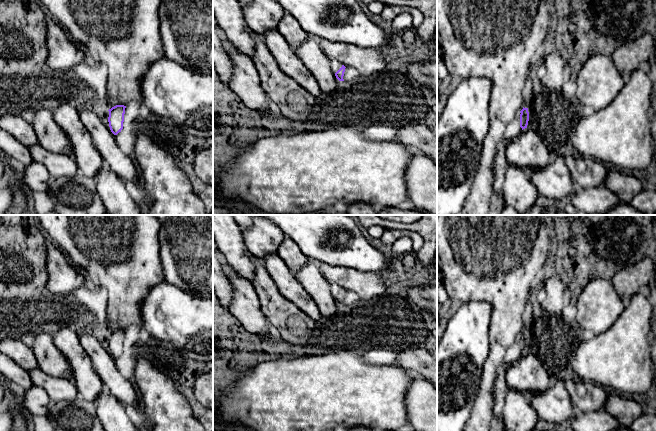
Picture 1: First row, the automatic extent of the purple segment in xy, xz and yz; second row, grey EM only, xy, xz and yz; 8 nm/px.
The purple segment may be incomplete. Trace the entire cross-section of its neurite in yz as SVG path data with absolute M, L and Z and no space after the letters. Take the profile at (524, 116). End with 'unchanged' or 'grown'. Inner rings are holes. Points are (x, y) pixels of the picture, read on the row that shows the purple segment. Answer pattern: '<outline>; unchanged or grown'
M523 107L523 109L515 115L513 121L508 125L506 138L497 144L496 156L493 163L493 175L497 181L497 189L500 192L502 191L505 174L509 166L509 162L506 158L507 139L527 128L528 121L528 108Z; grown

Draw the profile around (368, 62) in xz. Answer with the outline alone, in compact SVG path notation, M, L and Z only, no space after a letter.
M314 37L322 51L330 60L339 61L344 66L355 68L360 78L366 79L385 70L390 55L379 49L368 49Z

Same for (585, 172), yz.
M579 154L566 156L563 160L576 189L604 186L608 167L601 161Z

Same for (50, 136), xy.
M46 109L35 111L31 124L40 146L52 153L73 155L73 146L65 132L55 122L53 112Z

